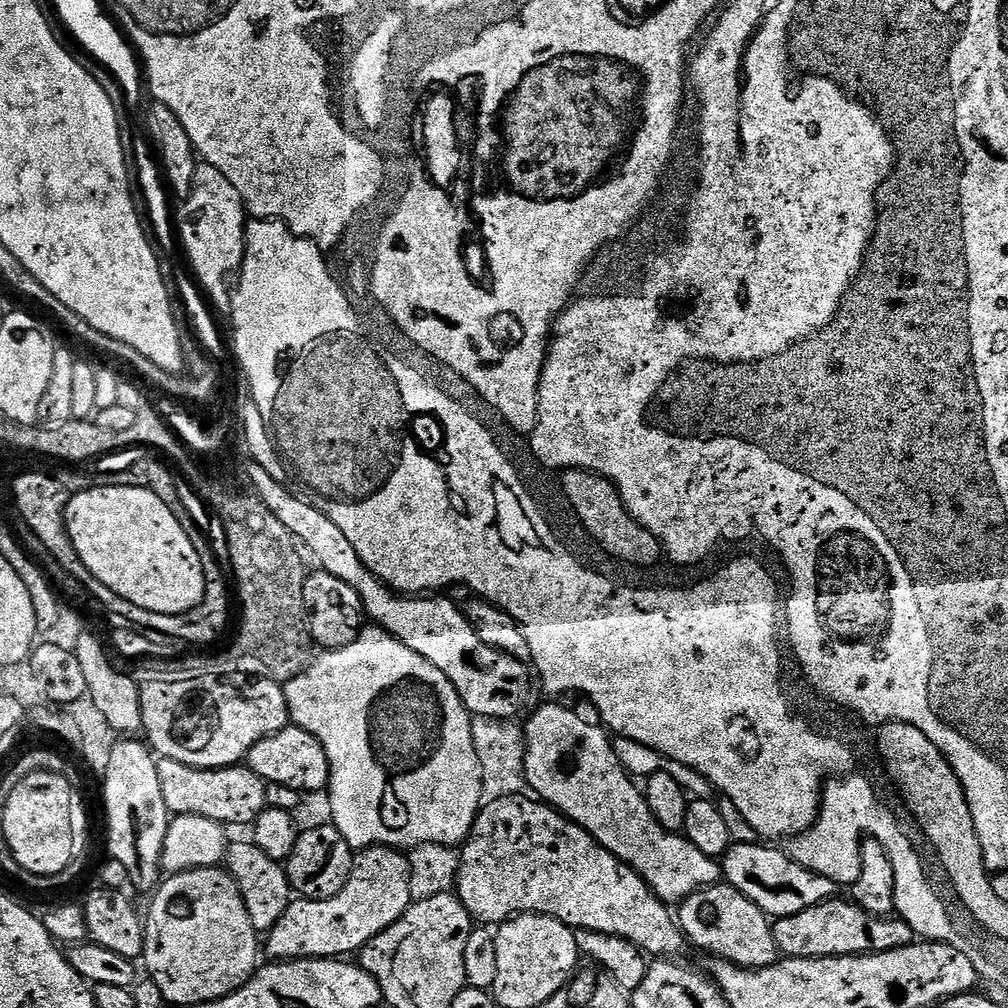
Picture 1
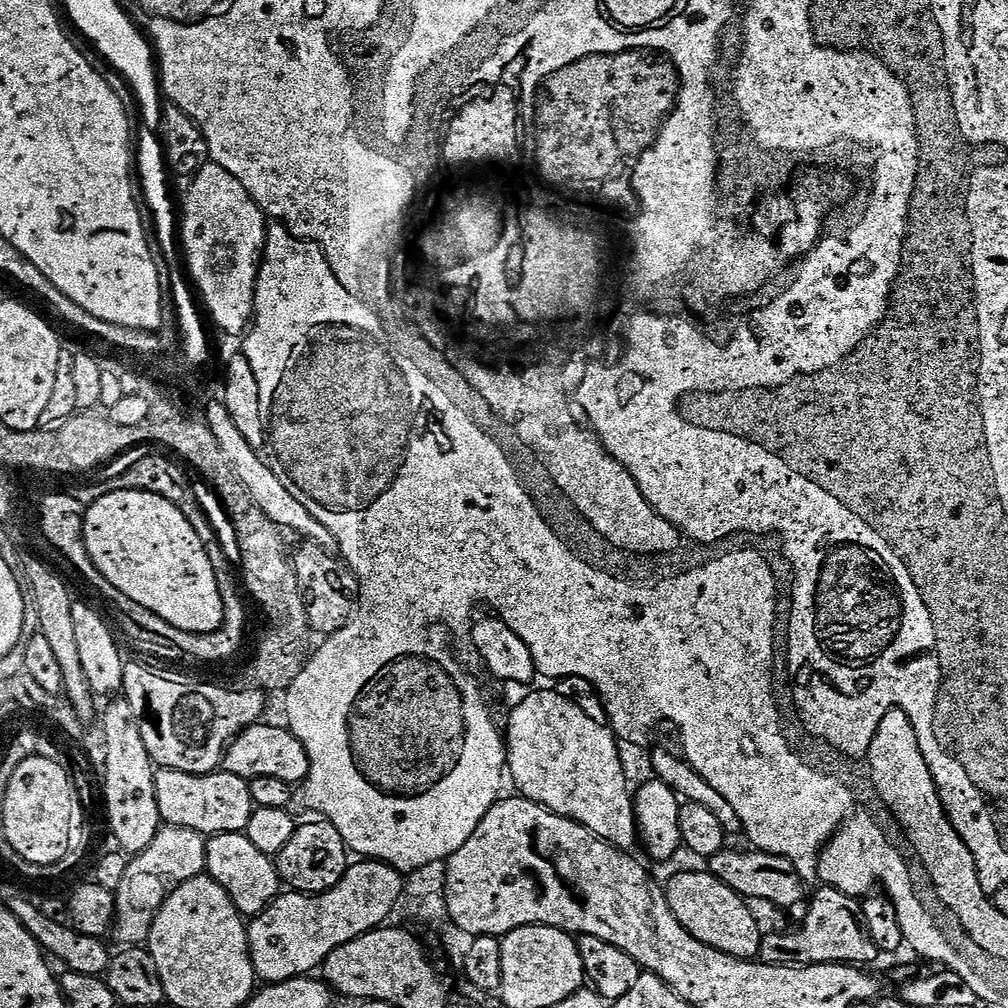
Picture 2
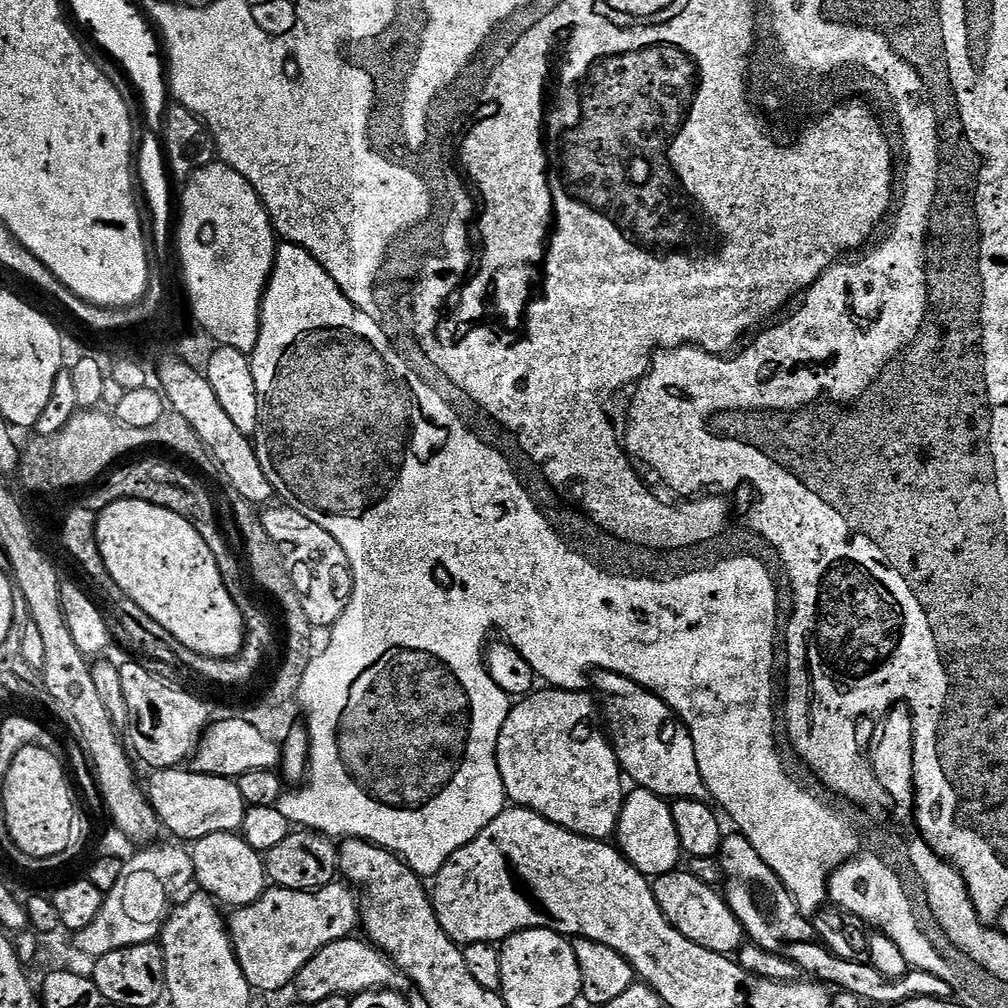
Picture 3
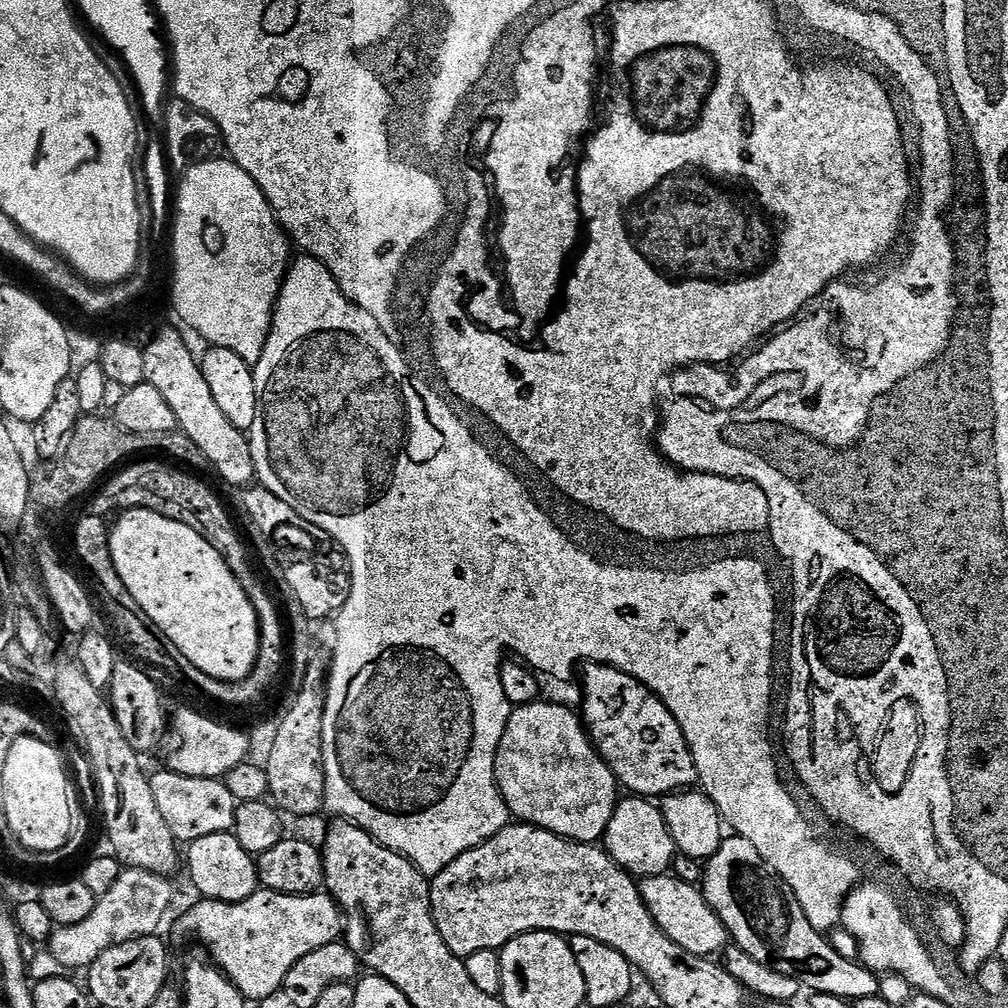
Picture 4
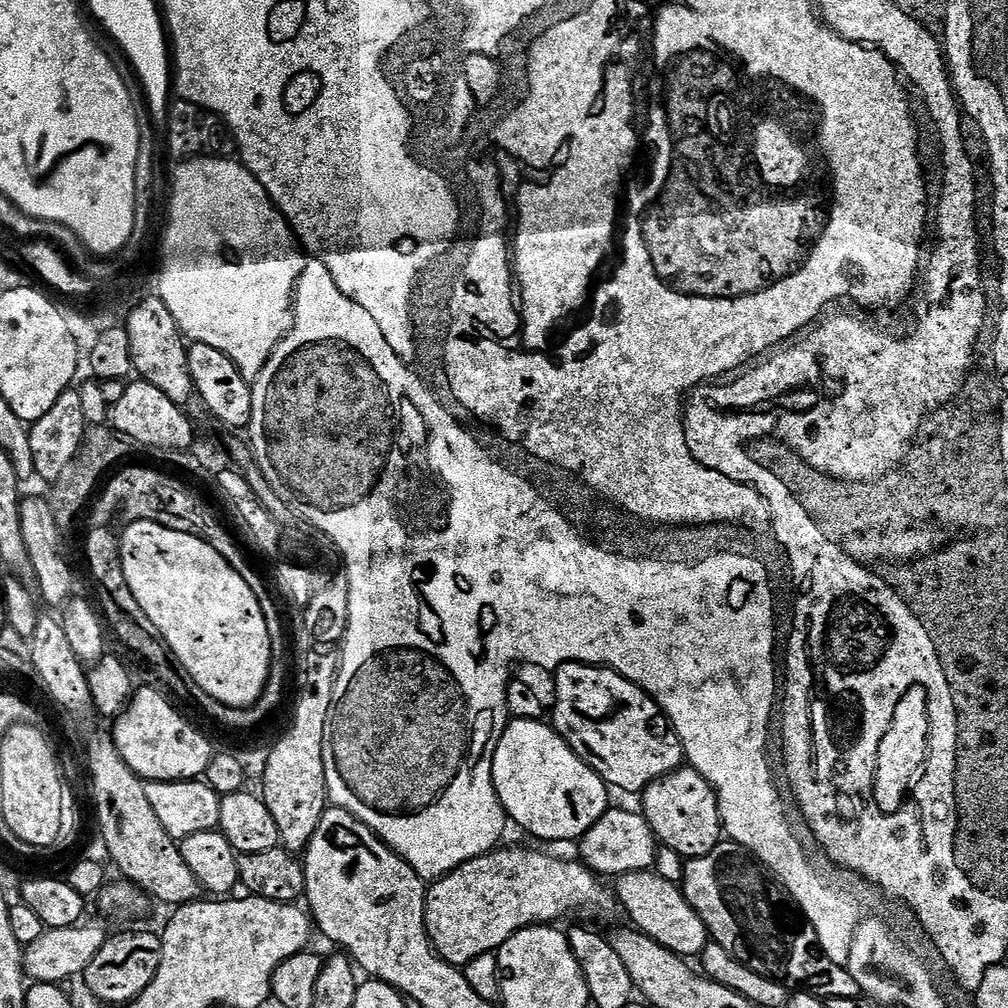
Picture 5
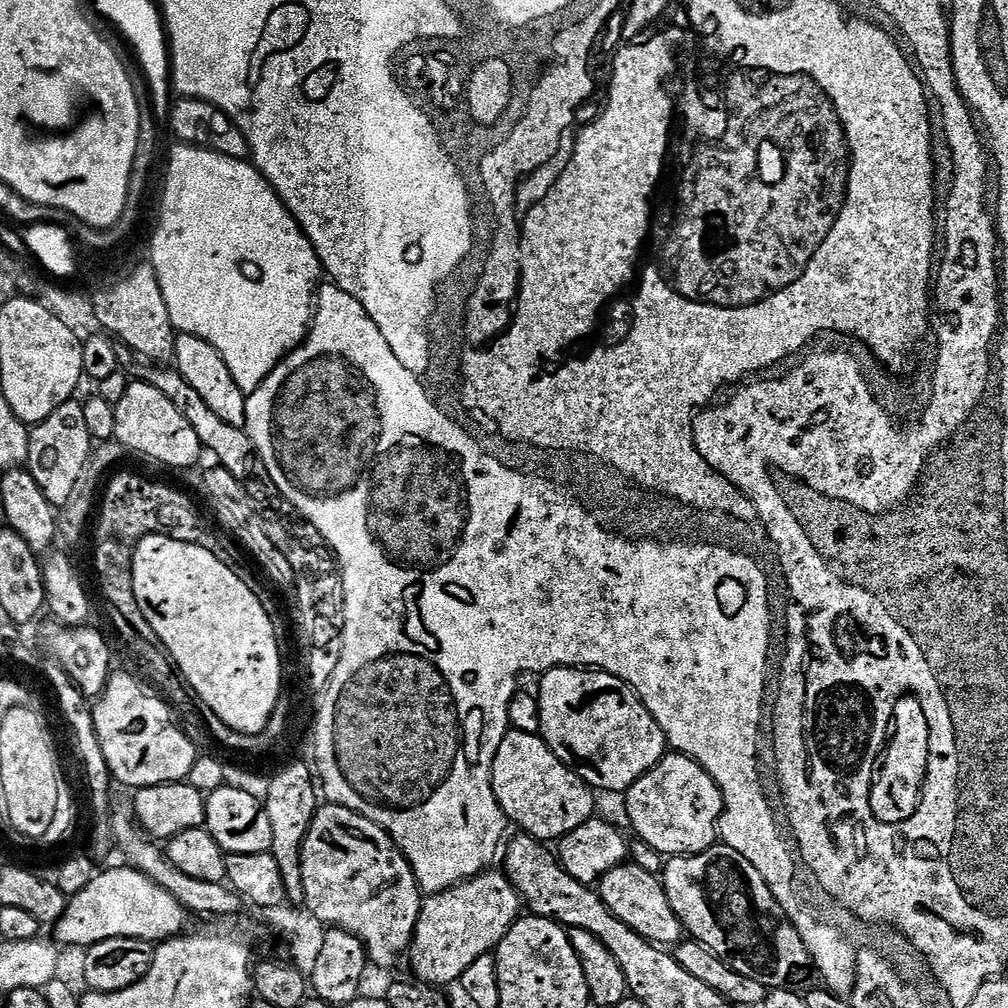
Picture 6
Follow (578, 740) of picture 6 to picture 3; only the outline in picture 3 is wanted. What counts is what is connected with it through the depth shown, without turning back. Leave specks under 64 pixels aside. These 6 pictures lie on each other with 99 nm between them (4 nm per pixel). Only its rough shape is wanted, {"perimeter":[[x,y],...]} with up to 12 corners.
{"perimeter":[[597,671],[623,775],[671,802],[712,800],[665,700]]}

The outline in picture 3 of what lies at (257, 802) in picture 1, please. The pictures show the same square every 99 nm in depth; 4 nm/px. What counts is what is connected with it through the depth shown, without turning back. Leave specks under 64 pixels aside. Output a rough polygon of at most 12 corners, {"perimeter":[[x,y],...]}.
{"perimeter":[[157,768],[146,791],[180,842],[244,827],[235,779]]}

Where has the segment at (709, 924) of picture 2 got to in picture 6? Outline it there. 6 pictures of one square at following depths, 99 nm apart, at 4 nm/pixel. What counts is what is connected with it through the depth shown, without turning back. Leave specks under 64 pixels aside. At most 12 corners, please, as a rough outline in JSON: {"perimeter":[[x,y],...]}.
{"perimeter":[[625,862],[598,881],[614,914],[650,943],[685,928],[663,879]]}

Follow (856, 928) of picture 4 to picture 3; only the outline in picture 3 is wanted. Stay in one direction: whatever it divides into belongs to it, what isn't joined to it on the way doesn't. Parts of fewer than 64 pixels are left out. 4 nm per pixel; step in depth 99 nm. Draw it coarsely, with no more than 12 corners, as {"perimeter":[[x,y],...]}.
{"perimeter":[[865,851],[834,870],[828,900],[889,936],[909,969],[955,989],[896,872]]}

